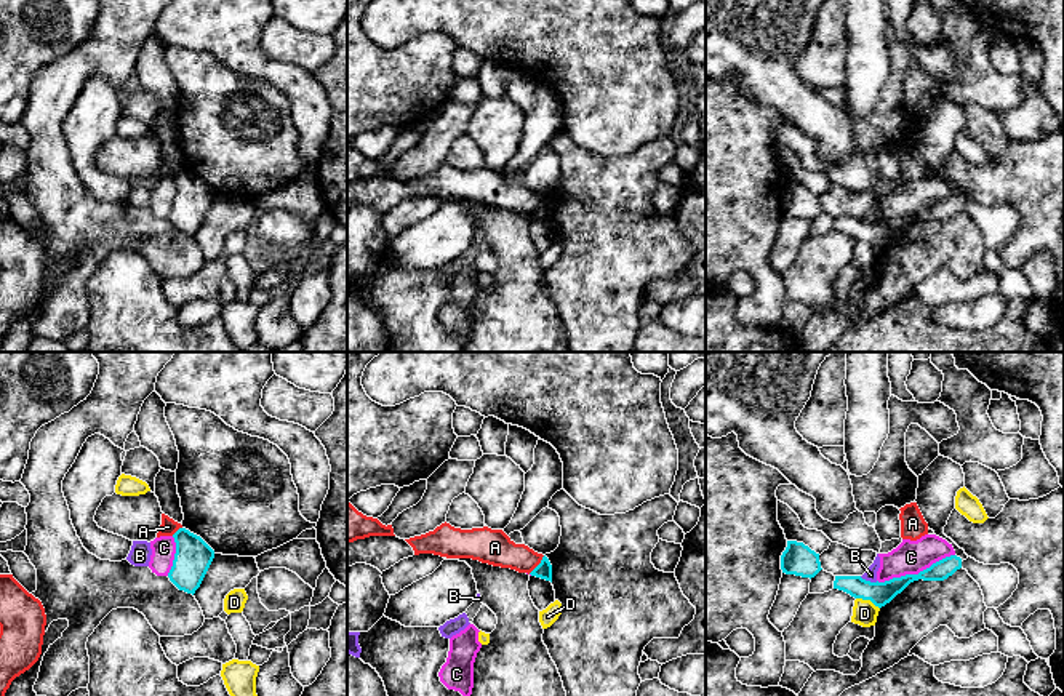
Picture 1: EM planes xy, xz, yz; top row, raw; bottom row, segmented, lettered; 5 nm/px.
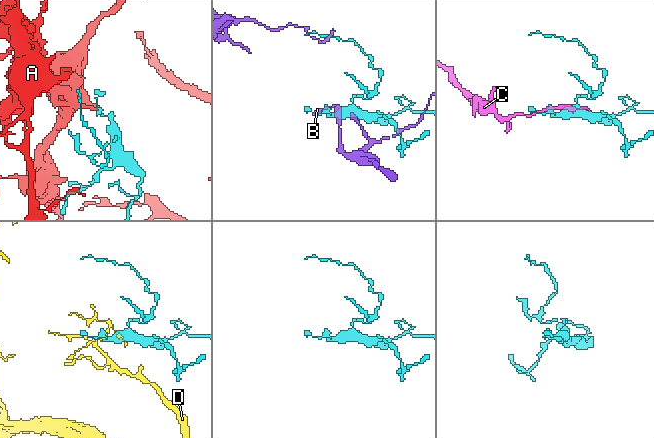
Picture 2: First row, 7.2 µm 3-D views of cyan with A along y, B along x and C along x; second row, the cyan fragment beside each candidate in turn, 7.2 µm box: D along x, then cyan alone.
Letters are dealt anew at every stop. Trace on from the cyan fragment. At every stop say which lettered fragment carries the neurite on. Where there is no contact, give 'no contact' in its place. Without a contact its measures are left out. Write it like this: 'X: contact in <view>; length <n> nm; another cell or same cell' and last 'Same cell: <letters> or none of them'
A: contact in xz; length 130 nm; another cell
B: contact in yz; length 100 nm; another cell
C: contact in yz; length 420 nm; another cell
D: contact in yz; length 130 nm; another cell
Same cell: none of them

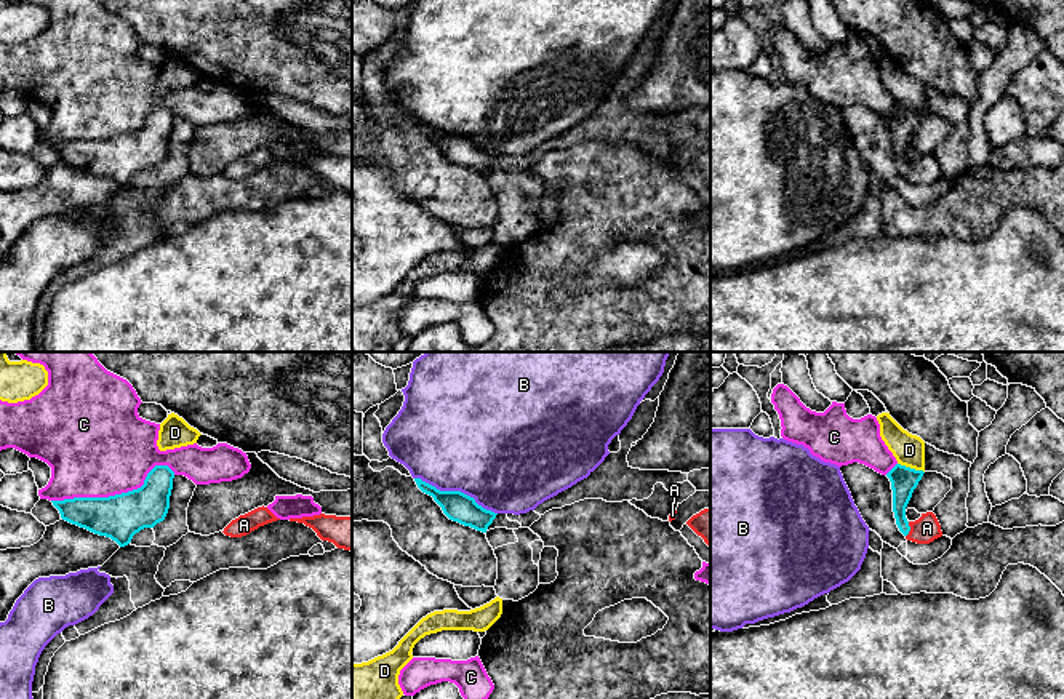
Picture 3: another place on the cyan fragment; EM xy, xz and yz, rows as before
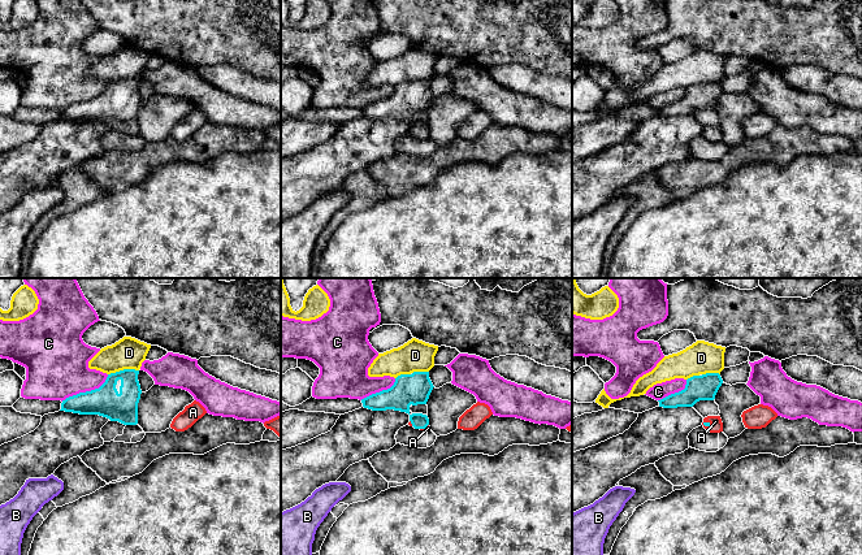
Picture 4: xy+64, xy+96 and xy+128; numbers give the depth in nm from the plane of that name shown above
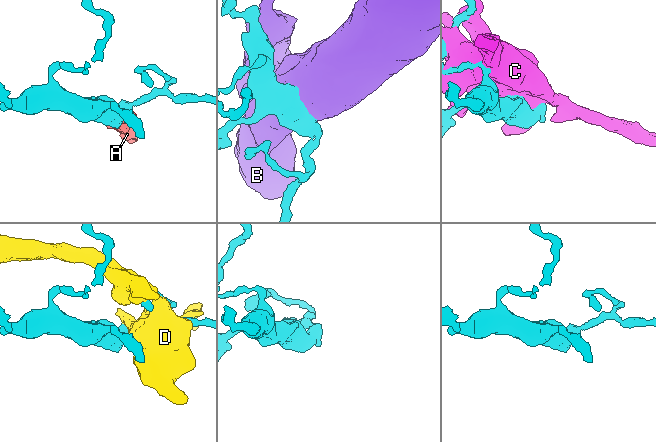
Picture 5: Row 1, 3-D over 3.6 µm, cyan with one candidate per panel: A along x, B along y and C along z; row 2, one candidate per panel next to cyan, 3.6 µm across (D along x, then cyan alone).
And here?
A: contact in yz; length 80 nm; same cell
B: contact in xz; length 460 nm; another cell
C: contact in xy; length 650 nm; another cell
D: contact in yz; length 140 nm; another cell
Same cell: A

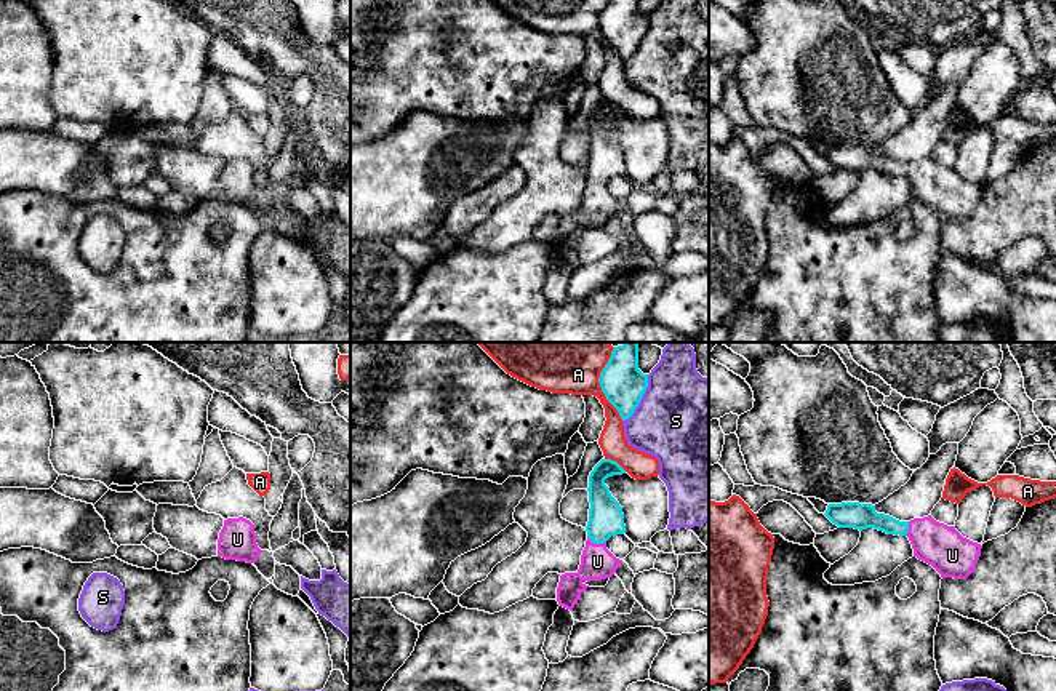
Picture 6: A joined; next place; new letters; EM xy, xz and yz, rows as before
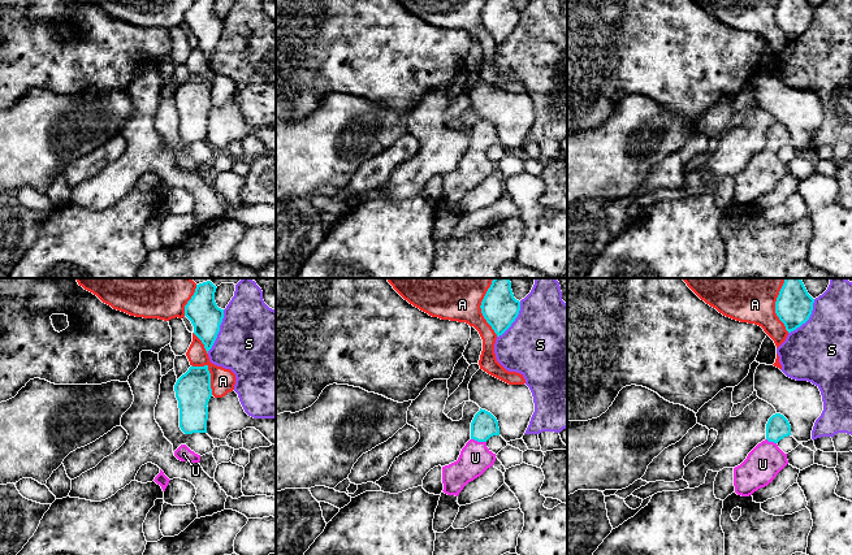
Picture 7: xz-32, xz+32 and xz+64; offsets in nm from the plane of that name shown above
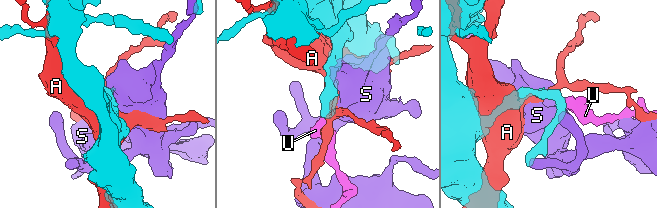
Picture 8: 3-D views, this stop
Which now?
A: contact in xz; length 380 nm; another cell
S: contact in xz; length 280 nm; another cell
U: contact in xz; length 100 nm; same cell
Same cell: U

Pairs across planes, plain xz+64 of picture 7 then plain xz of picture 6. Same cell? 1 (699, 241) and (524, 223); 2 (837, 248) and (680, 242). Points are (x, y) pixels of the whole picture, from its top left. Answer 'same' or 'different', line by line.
1: different
2: different

